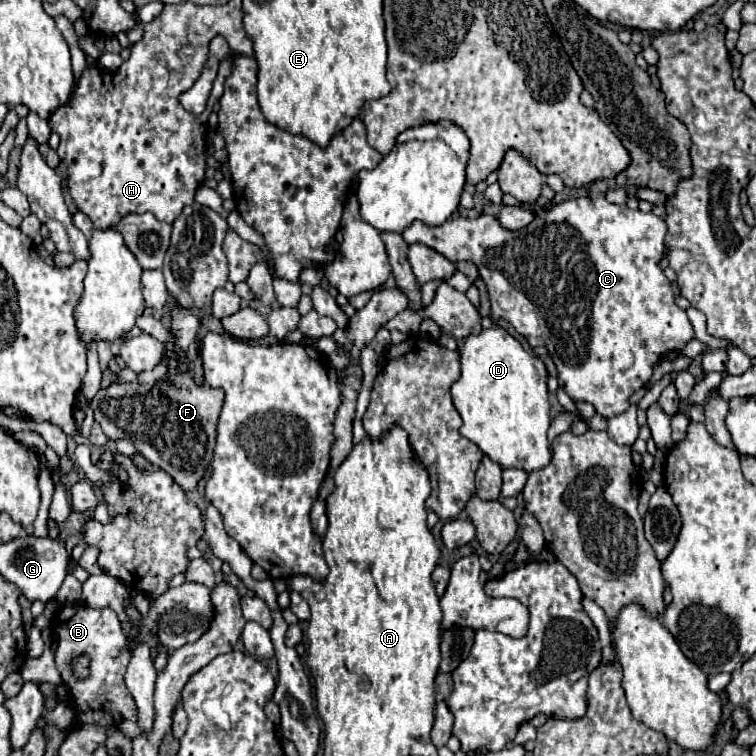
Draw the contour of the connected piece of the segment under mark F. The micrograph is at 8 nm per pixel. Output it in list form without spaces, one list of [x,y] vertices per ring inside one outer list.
[[[162,361],[152,371],[140,373],[134,383],[114,383],[108,389],[100,389],[92,401],[92,411],[94,411],[94,419],[100,423],[100,427],[108,439],[116,441],[116,439],[128,437],[134,443],[134,447],[152,465],[170,473],[182,489],[194,491],[198,487],[198,481],[204,477],[206,469],[210,467],[210,461],[214,455],[216,427],[218,427],[222,403],[224,403],[224,391],[222,389],[212,389],[206,385],[198,387],[190,373],[174,375],[170,379],[166,365]]]

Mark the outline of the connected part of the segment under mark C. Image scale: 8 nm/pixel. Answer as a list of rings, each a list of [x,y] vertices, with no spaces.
[[[580,197],[580,199],[568,199],[564,203],[558,203],[558,205],[554,205],[548,211],[544,209],[544,211],[536,213],[534,221],[528,227],[520,229],[520,231],[508,231],[508,229],[500,227],[496,217],[480,215],[480,217],[474,217],[474,219],[470,219],[470,217],[452,217],[452,219],[444,221],[440,227],[424,227],[424,223],[412,223],[412,227],[408,227],[408,231],[402,233],[402,237],[406,239],[408,245],[424,243],[424,245],[436,249],[438,253],[442,253],[452,263],[458,263],[462,259],[464,261],[472,261],[478,267],[480,277],[484,279],[484,283],[488,287],[490,305],[492,305],[492,319],[496,321],[496,319],[504,317],[506,321],[510,321],[514,325],[514,329],[520,335],[526,337],[526,341],[532,347],[544,345],[548,349],[548,353],[552,355],[554,363],[556,363],[560,387],[574,401],[586,401],[586,403],[594,405],[596,413],[600,413],[606,419],[622,415],[630,407],[630,395],[650,381],[652,369],[654,369],[654,365],[660,361],[660,357],[664,353],[678,351],[688,341],[694,339],[692,323],[688,321],[686,311],[676,305],[672,283],[666,279],[664,271],[660,269],[660,259],[662,259],[662,253],[664,253],[664,235],[666,235],[666,223],[664,223],[664,219],[656,217],[652,211],[650,213],[642,213],[640,209],[630,209],[628,205],[612,205],[604,197],[596,197],[596,199]]]

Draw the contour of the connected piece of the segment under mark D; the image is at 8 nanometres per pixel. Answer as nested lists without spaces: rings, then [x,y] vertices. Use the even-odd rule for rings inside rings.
[[[502,327],[468,335],[460,355],[462,375],[452,385],[454,407],[464,419],[460,435],[474,441],[500,467],[516,467],[526,473],[546,467],[552,453],[546,439],[550,401],[544,363]]]

